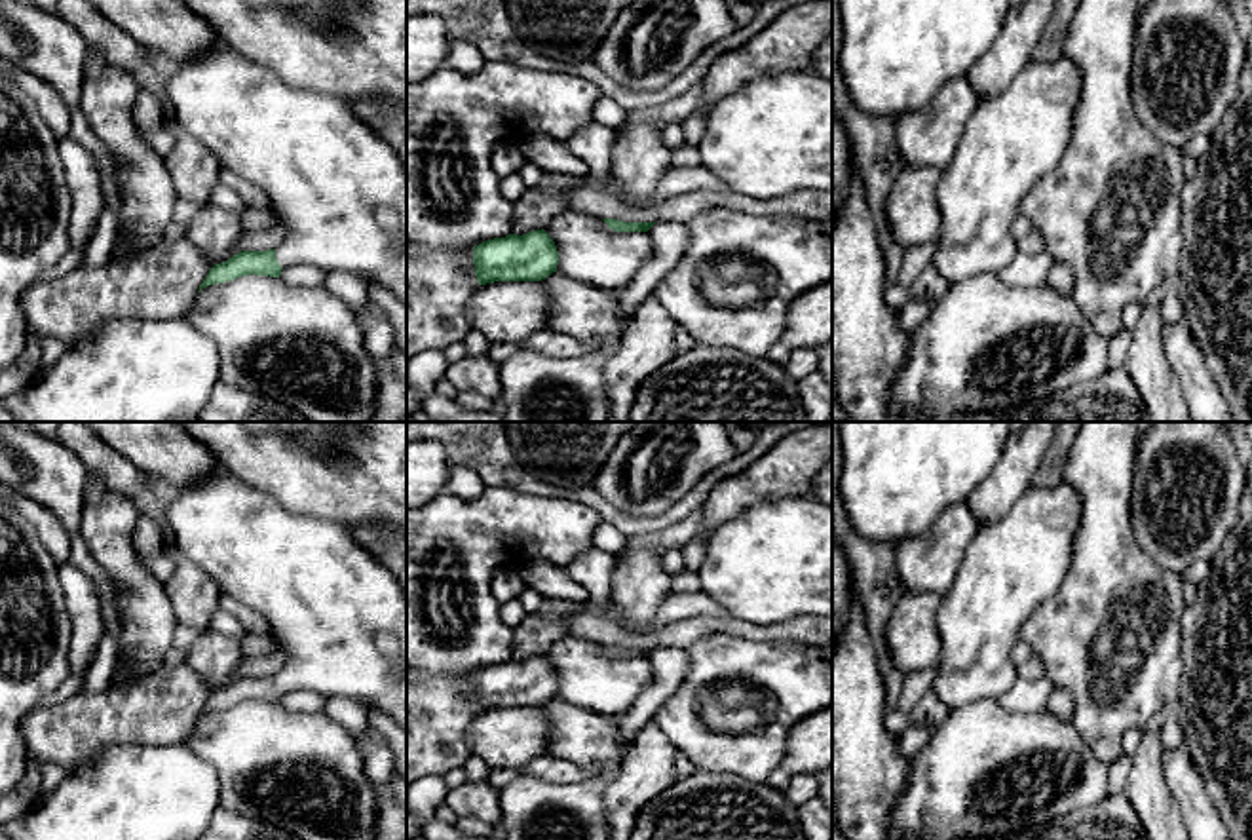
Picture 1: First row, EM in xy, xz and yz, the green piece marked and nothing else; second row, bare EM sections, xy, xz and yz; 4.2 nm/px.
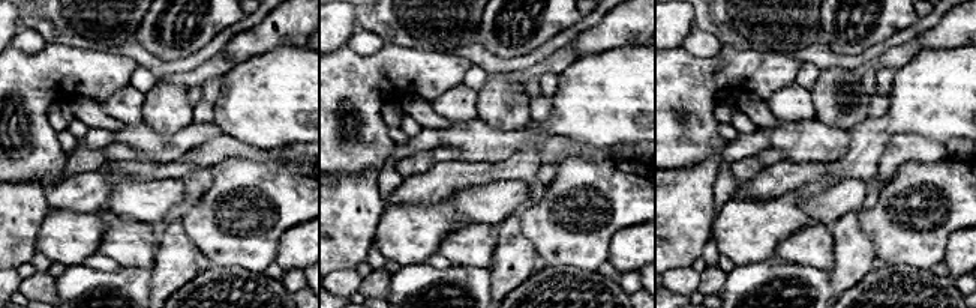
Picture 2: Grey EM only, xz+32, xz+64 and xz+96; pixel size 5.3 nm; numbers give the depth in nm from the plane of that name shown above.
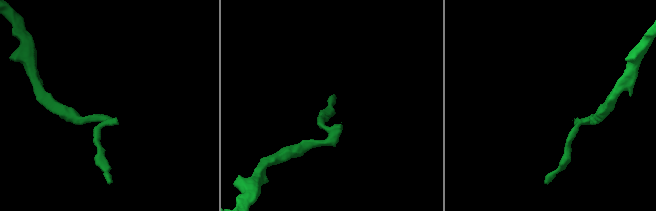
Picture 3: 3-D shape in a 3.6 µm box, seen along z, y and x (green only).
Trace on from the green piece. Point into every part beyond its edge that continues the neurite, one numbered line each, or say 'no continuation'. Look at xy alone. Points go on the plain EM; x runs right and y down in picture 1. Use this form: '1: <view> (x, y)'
1: xy (341, 618)

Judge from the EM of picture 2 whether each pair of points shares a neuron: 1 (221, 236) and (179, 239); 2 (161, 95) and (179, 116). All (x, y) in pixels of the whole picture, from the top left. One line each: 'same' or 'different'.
1: different
2: same

